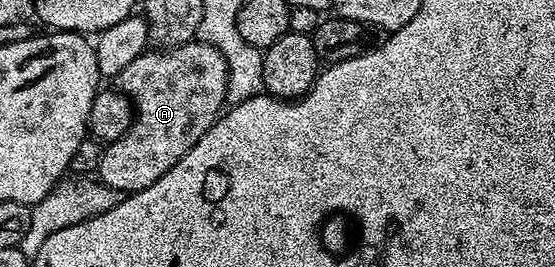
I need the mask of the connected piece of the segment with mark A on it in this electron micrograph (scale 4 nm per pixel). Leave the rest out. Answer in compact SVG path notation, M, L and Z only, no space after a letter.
M196 39L172 49L148 48L113 81L131 98L134 117L125 135L102 150L97 177L121 195L130 195L153 187L221 116L227 105L229 67L217 47Z

